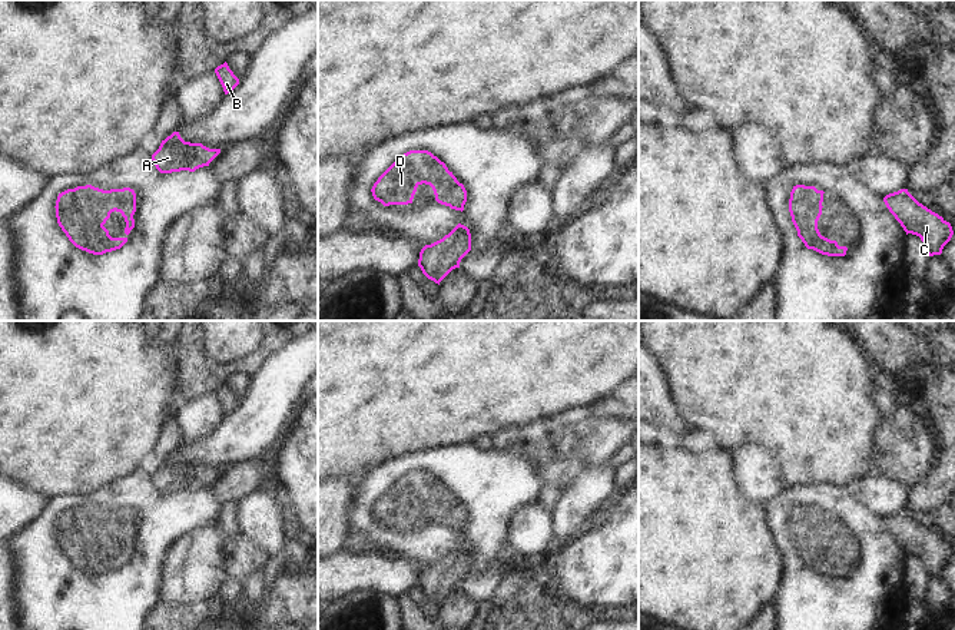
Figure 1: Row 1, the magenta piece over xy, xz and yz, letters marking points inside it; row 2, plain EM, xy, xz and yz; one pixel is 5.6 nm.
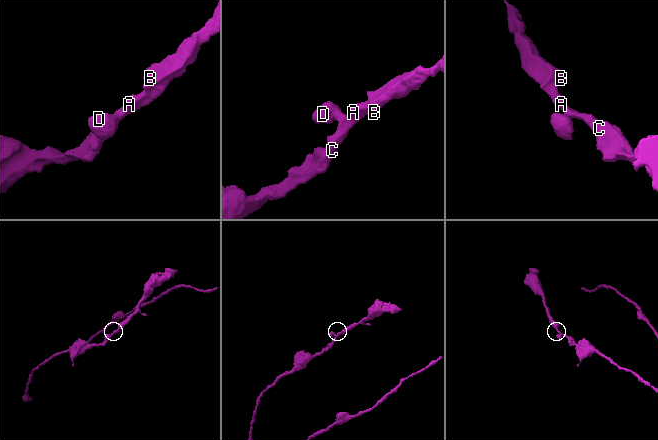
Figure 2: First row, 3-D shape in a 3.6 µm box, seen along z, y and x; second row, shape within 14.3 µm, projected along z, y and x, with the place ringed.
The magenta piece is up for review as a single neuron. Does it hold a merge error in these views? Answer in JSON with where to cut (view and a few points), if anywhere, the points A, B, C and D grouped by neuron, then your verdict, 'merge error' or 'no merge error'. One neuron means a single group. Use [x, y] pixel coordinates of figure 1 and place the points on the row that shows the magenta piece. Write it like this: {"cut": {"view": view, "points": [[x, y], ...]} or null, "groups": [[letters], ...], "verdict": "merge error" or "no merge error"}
{"cut": null, "groups": [["A", "B", "C", "D"]], "verdict": "no merge error"}

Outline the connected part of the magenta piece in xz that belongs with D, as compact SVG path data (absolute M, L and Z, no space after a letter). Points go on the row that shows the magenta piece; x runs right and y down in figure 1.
M428 150L404 153L378 178L371 192L384 206L408 205L422 183L432 188L438 203L464 210L467 202L464 185Z

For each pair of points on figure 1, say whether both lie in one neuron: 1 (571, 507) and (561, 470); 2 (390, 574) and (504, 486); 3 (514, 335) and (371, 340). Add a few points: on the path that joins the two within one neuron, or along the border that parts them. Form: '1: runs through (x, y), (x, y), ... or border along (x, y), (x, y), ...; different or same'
1: border along (592, 464), (564, 487); different
2: border along (395, 554), (415, 559), (424, 566); different
3: runs through (478, 335), (407, 335); same

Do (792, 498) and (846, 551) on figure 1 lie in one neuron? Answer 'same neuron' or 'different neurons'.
same neuron

